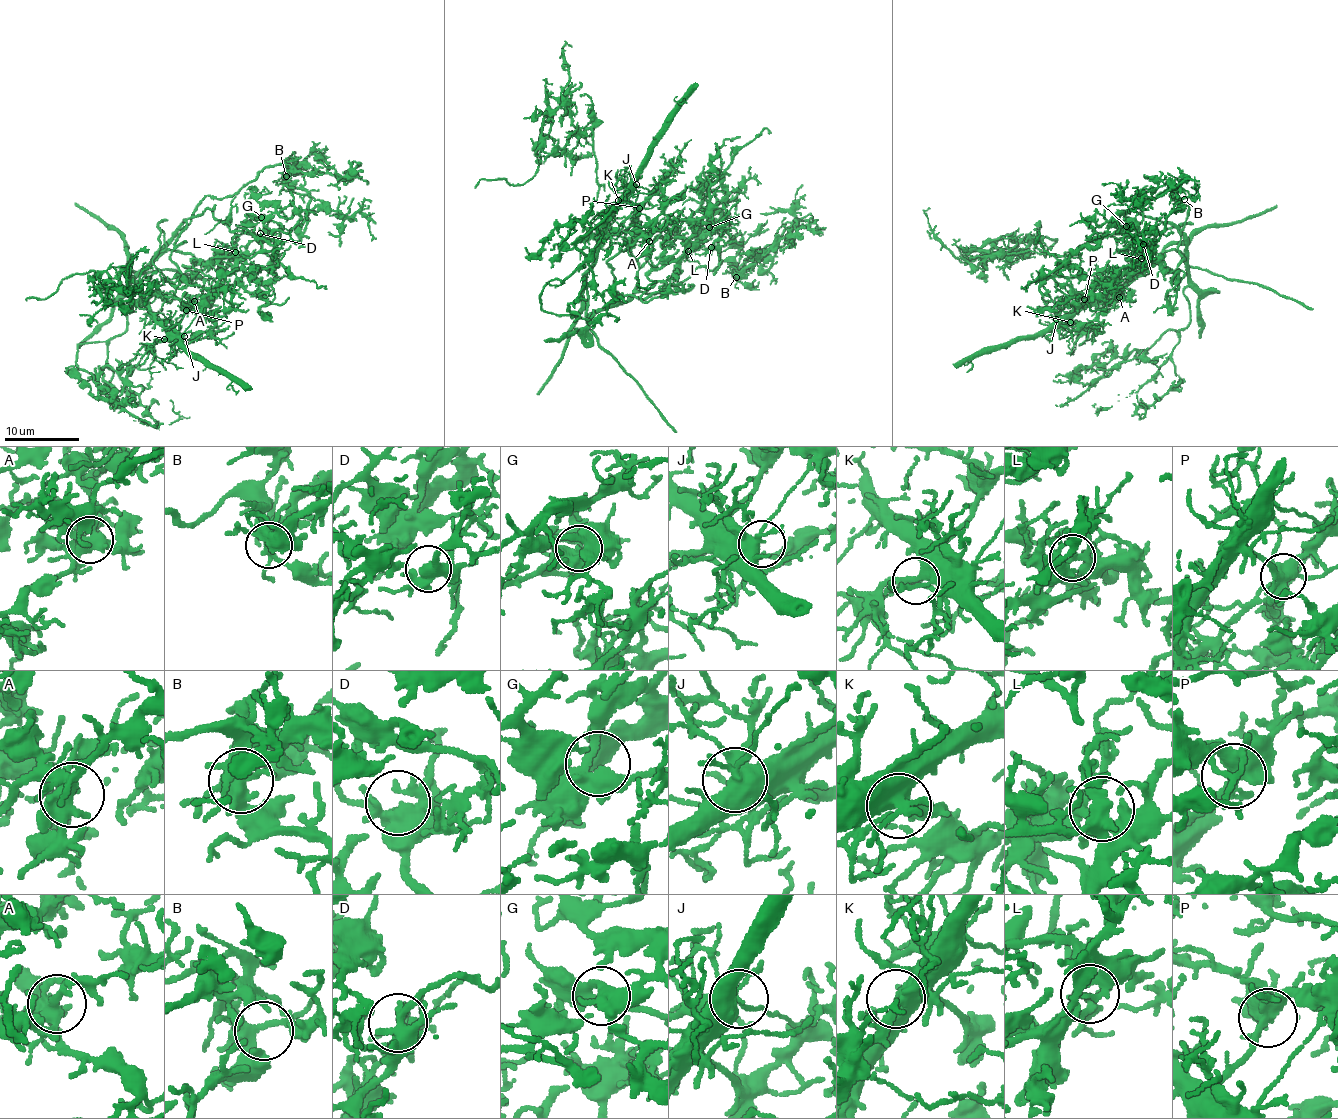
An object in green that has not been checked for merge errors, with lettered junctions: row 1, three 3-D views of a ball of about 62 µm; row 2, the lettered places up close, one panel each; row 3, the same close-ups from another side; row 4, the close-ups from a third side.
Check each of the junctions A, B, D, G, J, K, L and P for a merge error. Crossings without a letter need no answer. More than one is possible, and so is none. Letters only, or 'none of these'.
P

